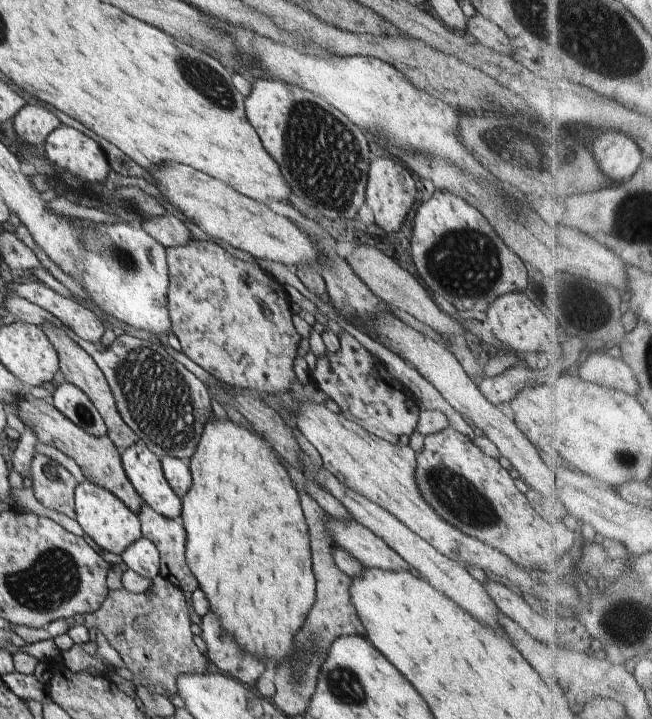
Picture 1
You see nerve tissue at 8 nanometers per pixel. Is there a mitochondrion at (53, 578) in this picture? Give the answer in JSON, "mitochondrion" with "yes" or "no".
{"mitochondrion":"yes"}

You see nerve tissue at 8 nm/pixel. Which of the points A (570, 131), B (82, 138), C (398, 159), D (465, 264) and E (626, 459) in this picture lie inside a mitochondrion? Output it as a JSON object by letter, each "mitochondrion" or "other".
{"A":"other","B":"other","C":"other","D":"mitochondrion","E":"mitochondrion"}

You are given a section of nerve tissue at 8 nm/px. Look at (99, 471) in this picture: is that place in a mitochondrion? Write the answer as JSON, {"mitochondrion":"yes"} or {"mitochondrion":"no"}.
{"mitochondrion":"no"}

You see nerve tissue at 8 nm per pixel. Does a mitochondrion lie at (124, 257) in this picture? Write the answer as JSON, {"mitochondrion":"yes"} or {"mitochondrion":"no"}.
{"mitochondrion":"yes"}

